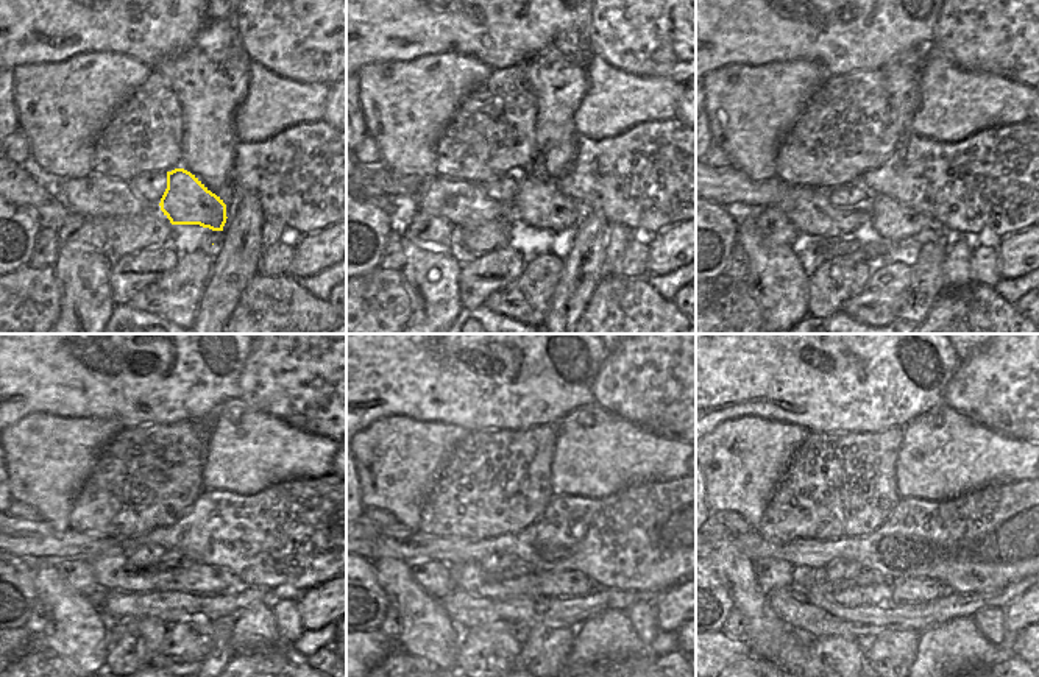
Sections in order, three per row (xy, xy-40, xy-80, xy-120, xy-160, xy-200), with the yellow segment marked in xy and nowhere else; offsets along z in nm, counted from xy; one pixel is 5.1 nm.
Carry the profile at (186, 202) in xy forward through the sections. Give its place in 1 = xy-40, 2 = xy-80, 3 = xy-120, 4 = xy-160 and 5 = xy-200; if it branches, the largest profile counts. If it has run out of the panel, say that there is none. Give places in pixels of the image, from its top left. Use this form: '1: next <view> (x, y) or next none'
1: next xy-40 (537, 203)
2: next xy-80 (894, 222)
3: next xy-120 (189, 577)
4: next xy-160 (553, 584)
5: next xy-200 (913, 588)

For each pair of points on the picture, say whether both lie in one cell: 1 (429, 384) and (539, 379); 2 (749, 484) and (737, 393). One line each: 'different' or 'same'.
1: same
2: different

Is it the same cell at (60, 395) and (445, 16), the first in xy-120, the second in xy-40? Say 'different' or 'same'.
same

